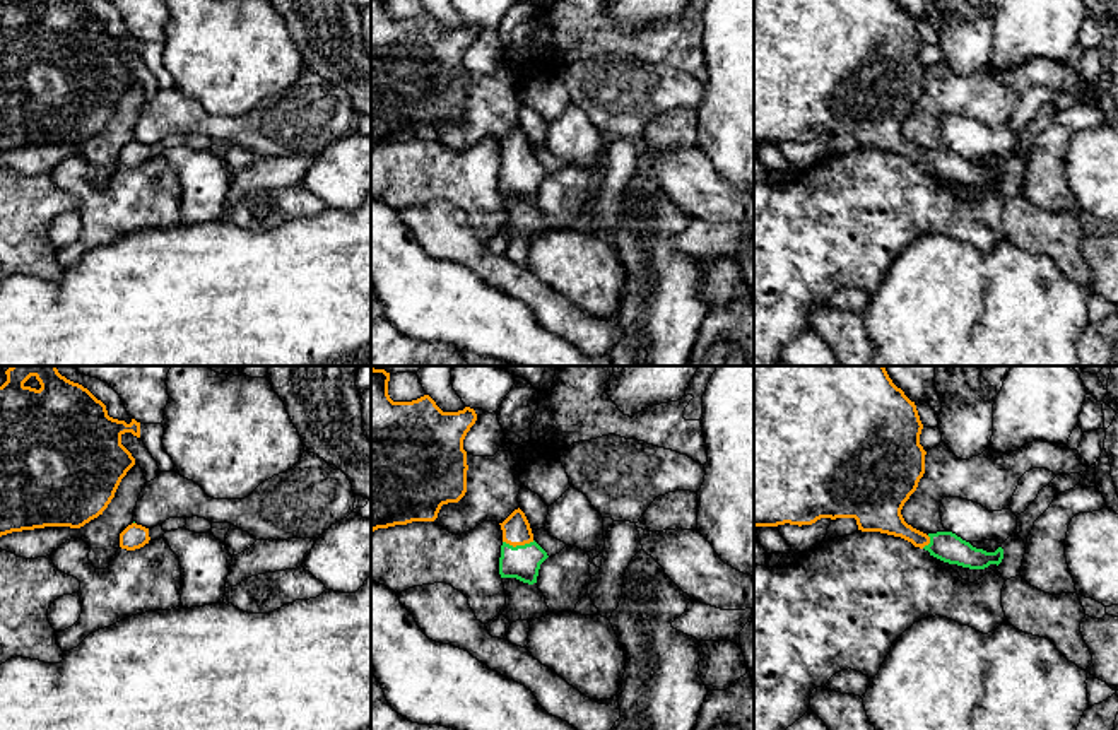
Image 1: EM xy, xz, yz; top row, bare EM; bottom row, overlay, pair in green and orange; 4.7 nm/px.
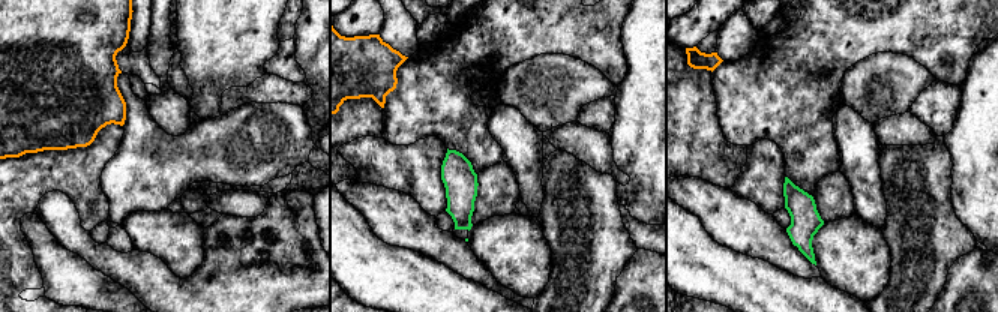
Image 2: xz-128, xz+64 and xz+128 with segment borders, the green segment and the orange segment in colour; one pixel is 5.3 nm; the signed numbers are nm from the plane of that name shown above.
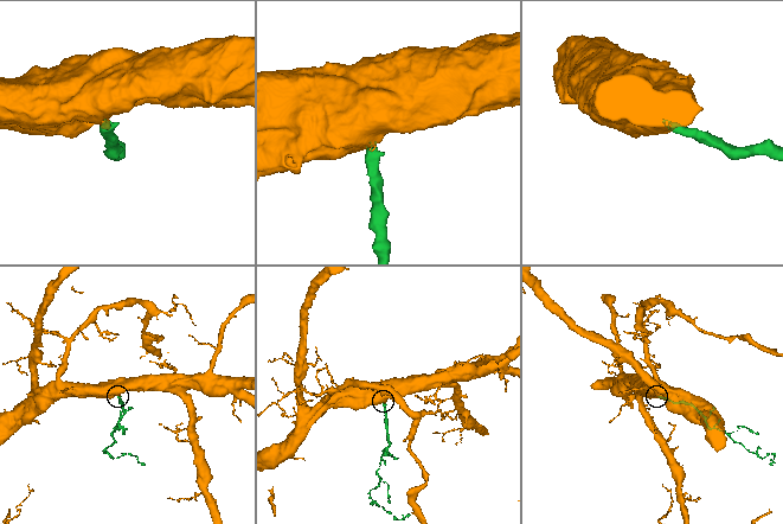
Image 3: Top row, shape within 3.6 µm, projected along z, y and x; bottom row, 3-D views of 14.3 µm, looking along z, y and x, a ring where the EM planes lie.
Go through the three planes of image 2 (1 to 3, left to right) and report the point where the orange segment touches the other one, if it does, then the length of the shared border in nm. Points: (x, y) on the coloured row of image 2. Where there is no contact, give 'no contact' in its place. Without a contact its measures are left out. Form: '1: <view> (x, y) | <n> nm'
1: no contact
2: no contact
3: no contact

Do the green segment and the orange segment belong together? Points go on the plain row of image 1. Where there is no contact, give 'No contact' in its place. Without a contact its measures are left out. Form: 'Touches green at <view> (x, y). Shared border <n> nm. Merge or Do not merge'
Touches green at xz (518, 163). Shared border 150 nm. Merge

